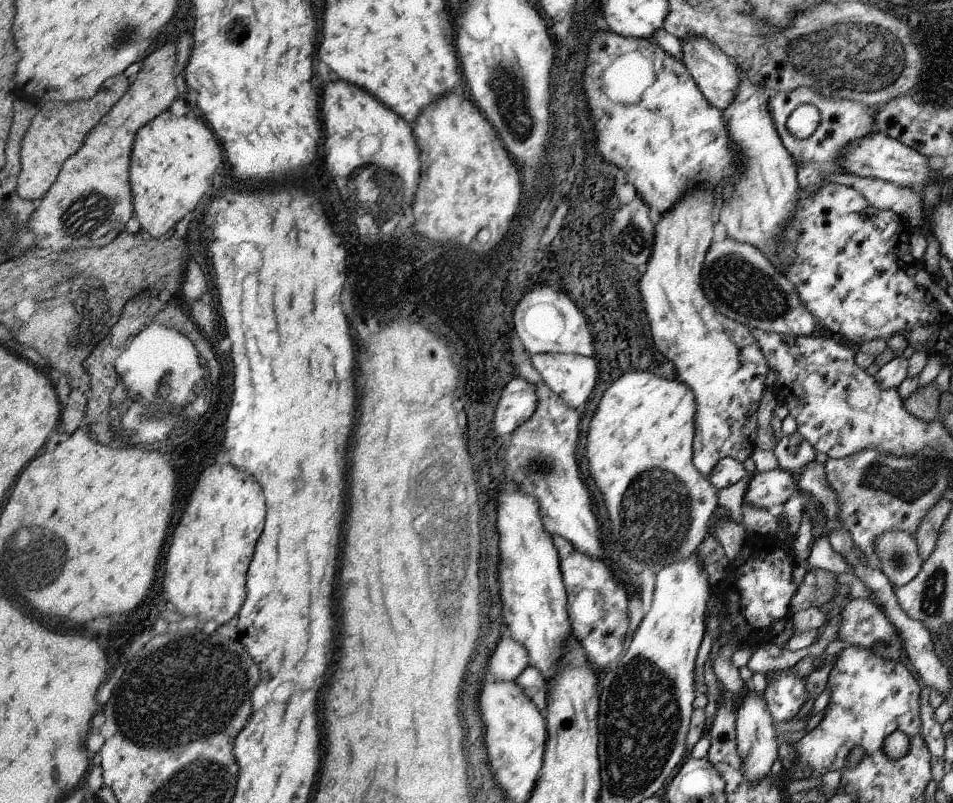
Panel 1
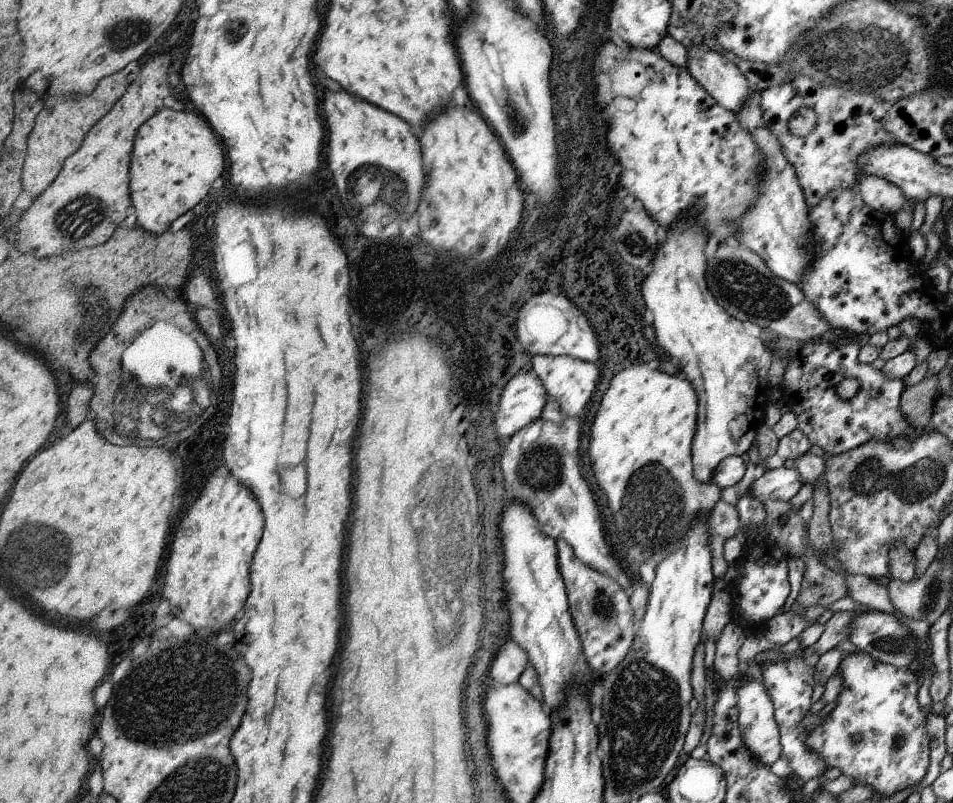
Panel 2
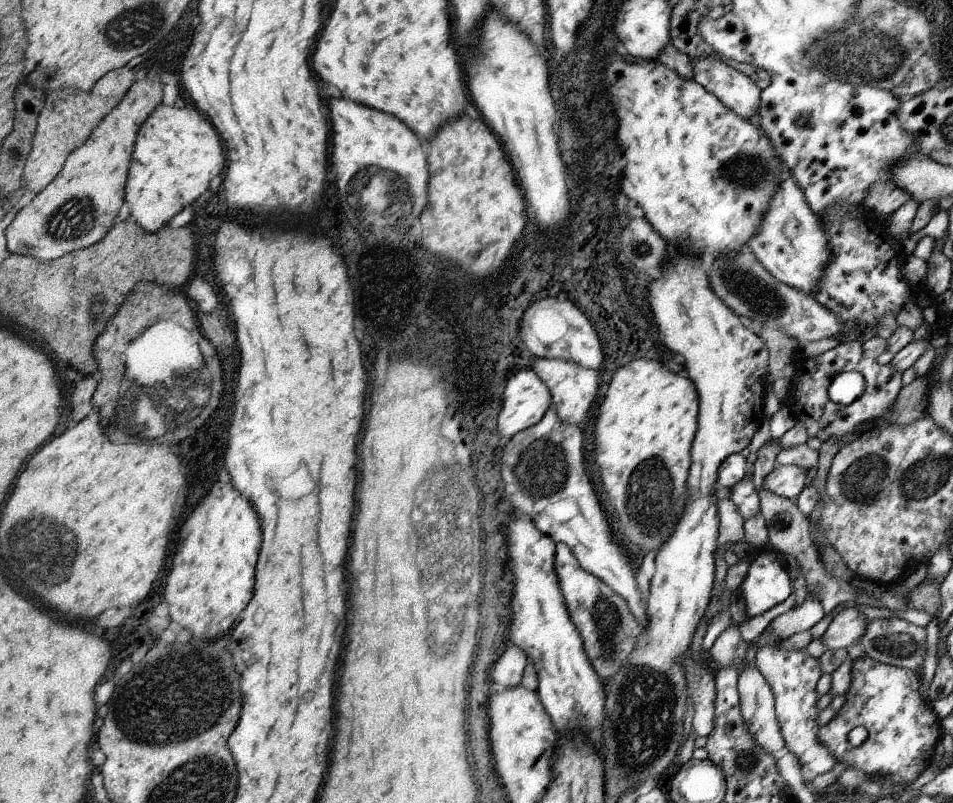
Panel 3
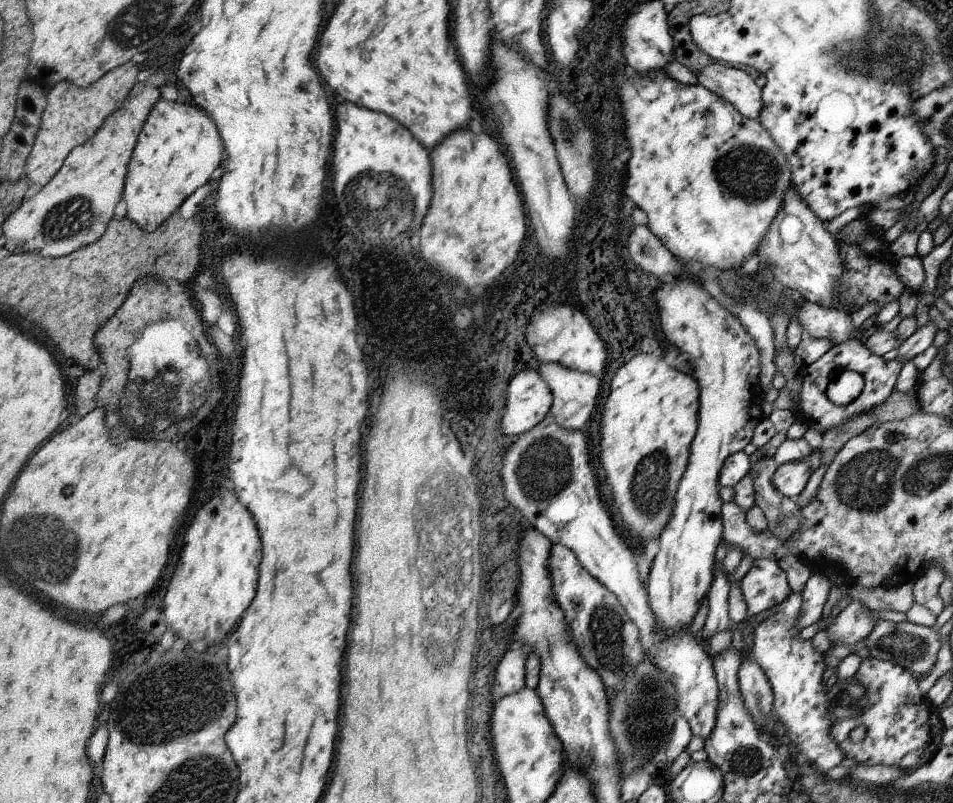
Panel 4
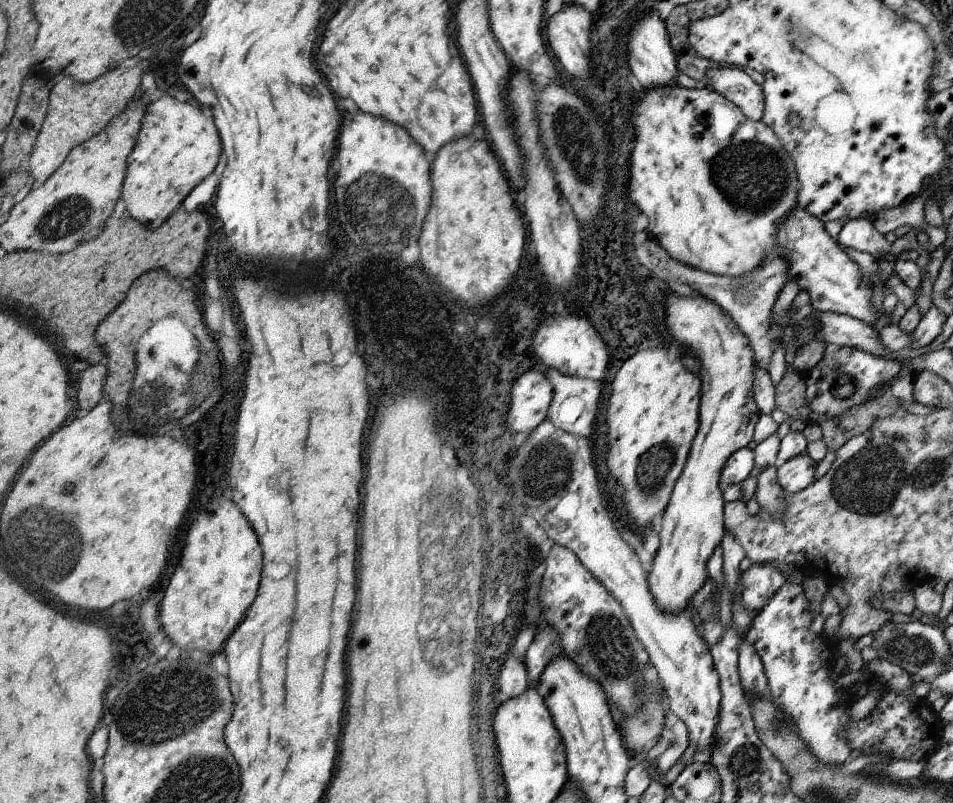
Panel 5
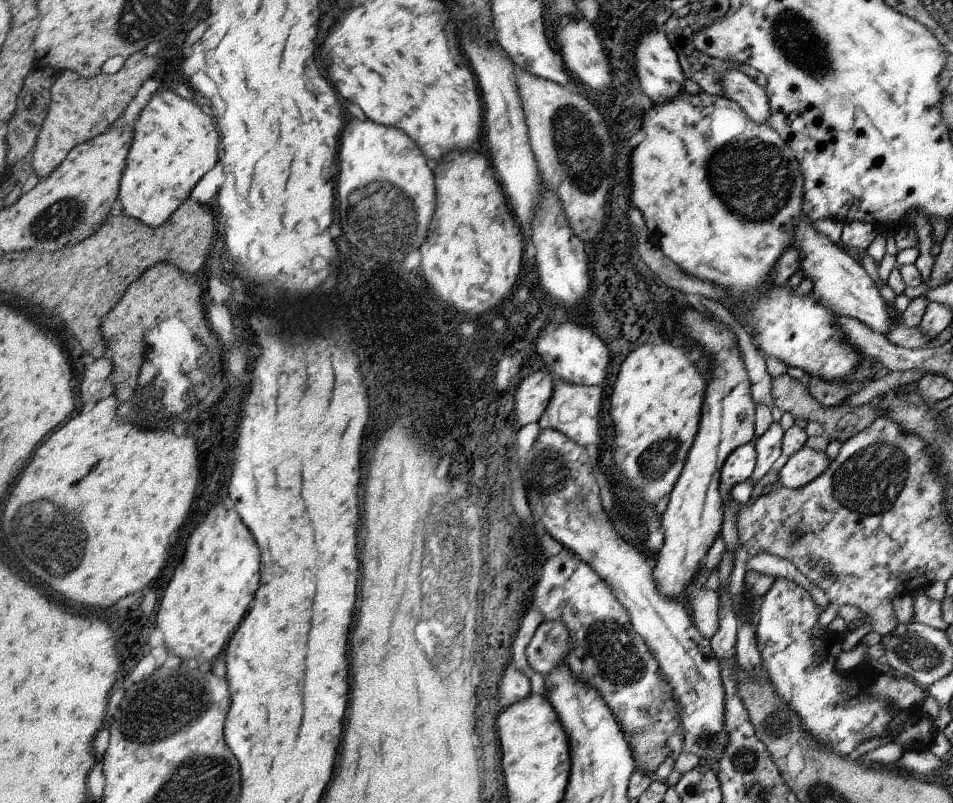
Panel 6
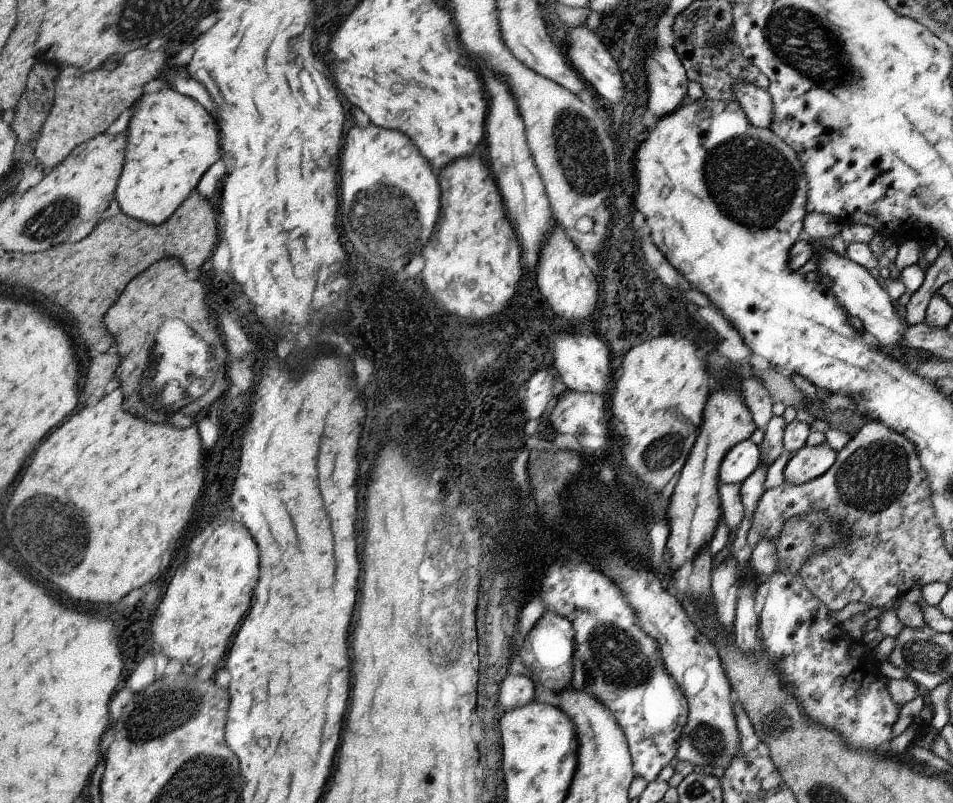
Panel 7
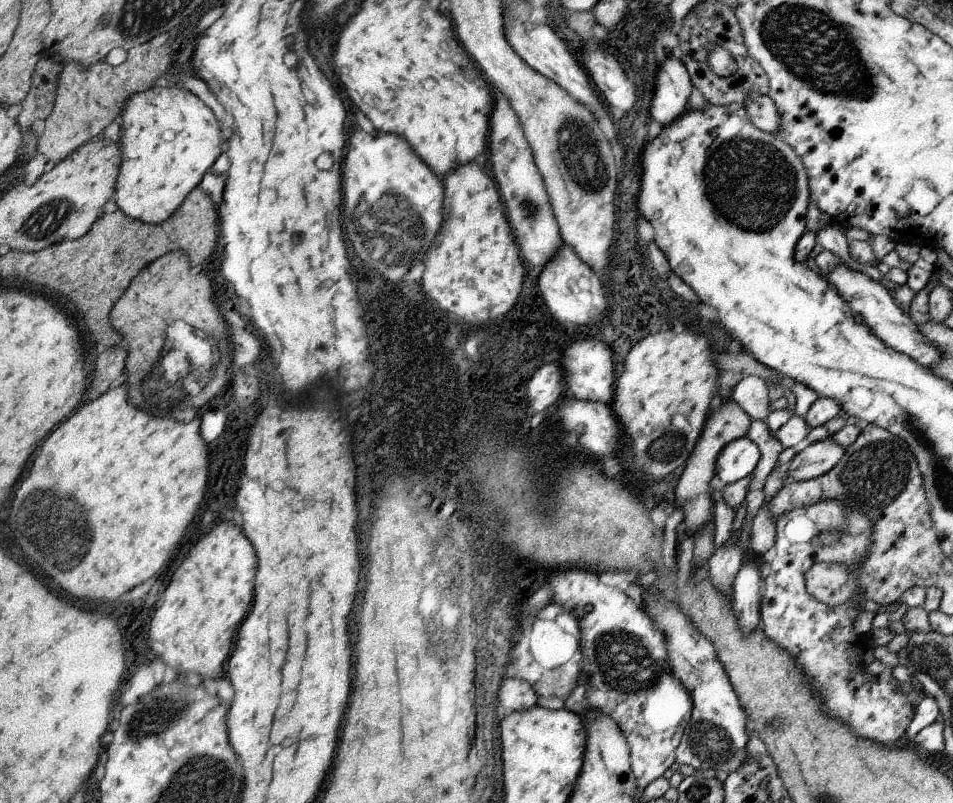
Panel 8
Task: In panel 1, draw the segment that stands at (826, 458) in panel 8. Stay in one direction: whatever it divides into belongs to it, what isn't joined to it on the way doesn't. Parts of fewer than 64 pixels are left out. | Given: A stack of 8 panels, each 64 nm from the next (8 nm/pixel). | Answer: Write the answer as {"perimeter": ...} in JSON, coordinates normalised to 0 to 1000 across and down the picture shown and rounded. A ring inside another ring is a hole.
{"perimeter":[[[815,583],[811,588],[796,588],[790,590],[782,608],[780,630],[805,635],[811,628],[824,628],[834,610],[838,610],[836,598],[824,585]]]}

